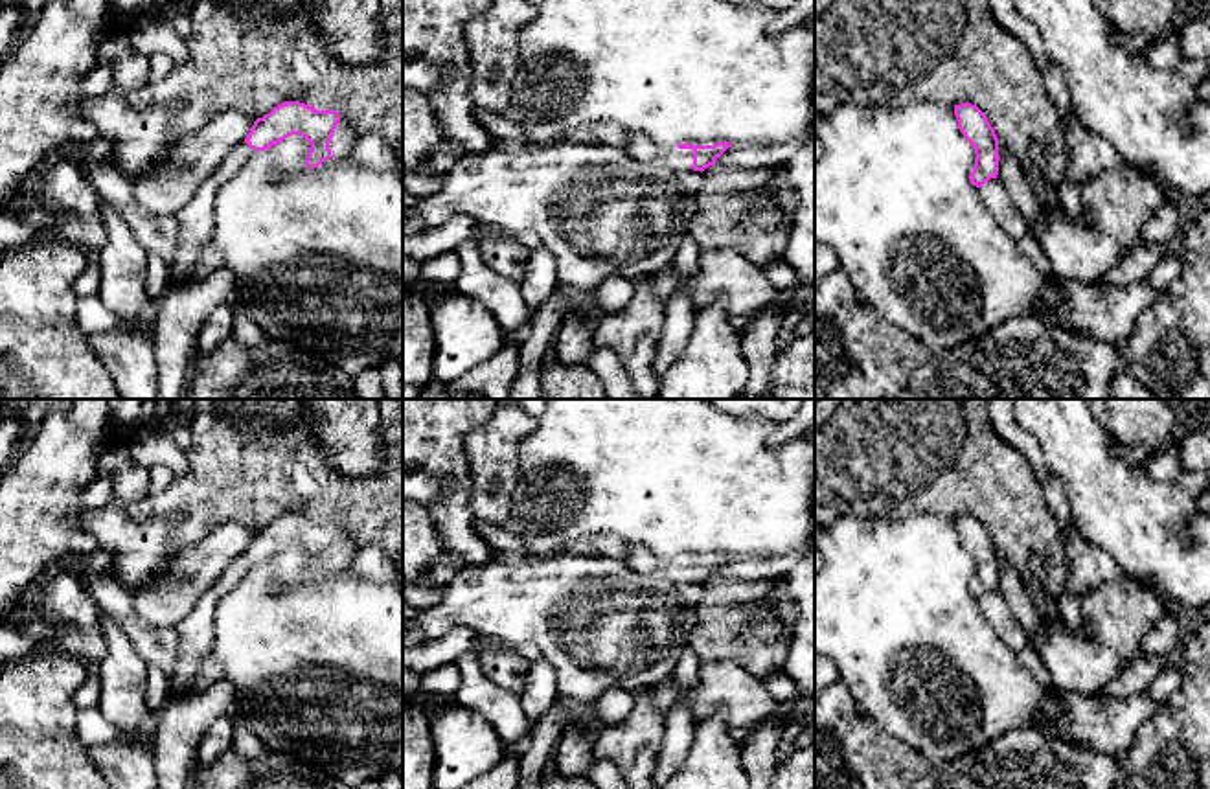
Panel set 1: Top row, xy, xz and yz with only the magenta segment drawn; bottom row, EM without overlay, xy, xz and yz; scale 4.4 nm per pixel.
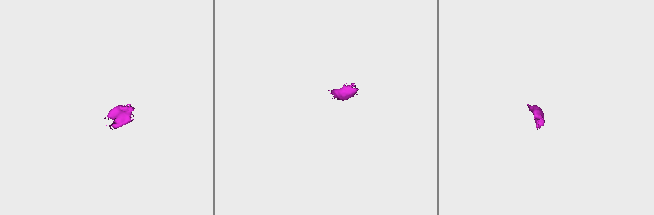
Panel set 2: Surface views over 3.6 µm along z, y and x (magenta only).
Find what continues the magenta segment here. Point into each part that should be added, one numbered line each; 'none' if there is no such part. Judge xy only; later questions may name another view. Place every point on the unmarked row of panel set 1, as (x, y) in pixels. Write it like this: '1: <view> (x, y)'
1: xy (344, 550)
2: xy (197, 631)

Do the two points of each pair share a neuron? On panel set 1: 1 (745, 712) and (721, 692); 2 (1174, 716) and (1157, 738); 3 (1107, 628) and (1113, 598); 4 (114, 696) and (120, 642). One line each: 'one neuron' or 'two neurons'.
1: one neuron
2: one neuron
3: one neuron
4: one neuron

